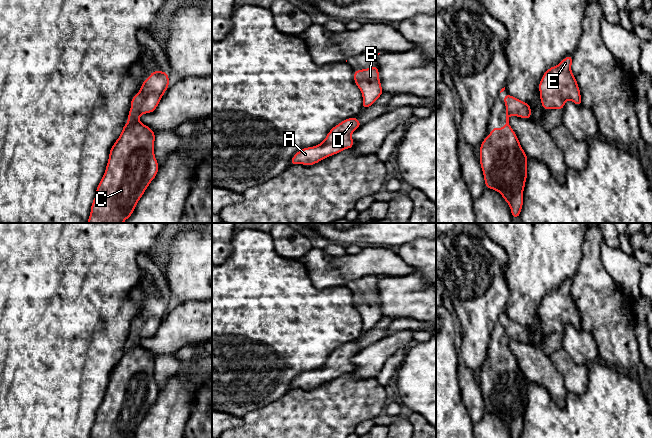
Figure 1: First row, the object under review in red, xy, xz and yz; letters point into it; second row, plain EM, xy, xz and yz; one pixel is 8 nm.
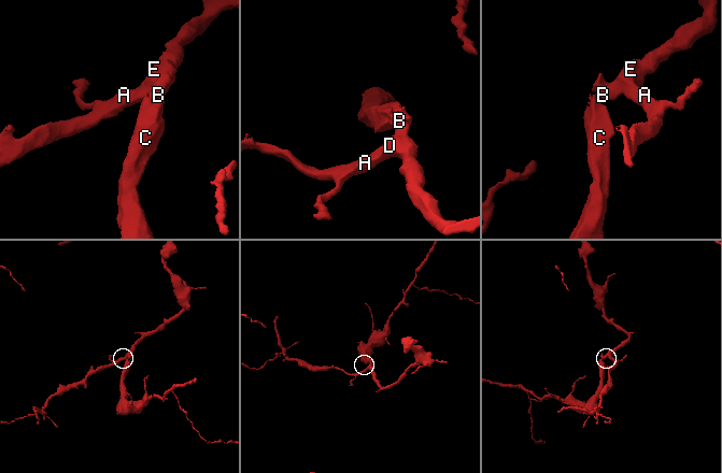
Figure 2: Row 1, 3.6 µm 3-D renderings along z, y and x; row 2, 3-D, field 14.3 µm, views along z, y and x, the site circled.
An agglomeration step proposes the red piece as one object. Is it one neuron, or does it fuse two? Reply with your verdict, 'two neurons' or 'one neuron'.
one neuron

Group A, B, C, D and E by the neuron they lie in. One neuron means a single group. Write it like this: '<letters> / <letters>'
A B C D E

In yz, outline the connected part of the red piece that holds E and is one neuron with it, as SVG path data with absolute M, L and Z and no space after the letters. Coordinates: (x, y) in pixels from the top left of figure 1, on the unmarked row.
M568 279L557 290L550 291L543 298L538 310L543 333L562 335L567 324L577 330L582 329L580 313L571 294L572 281L573 279Z

